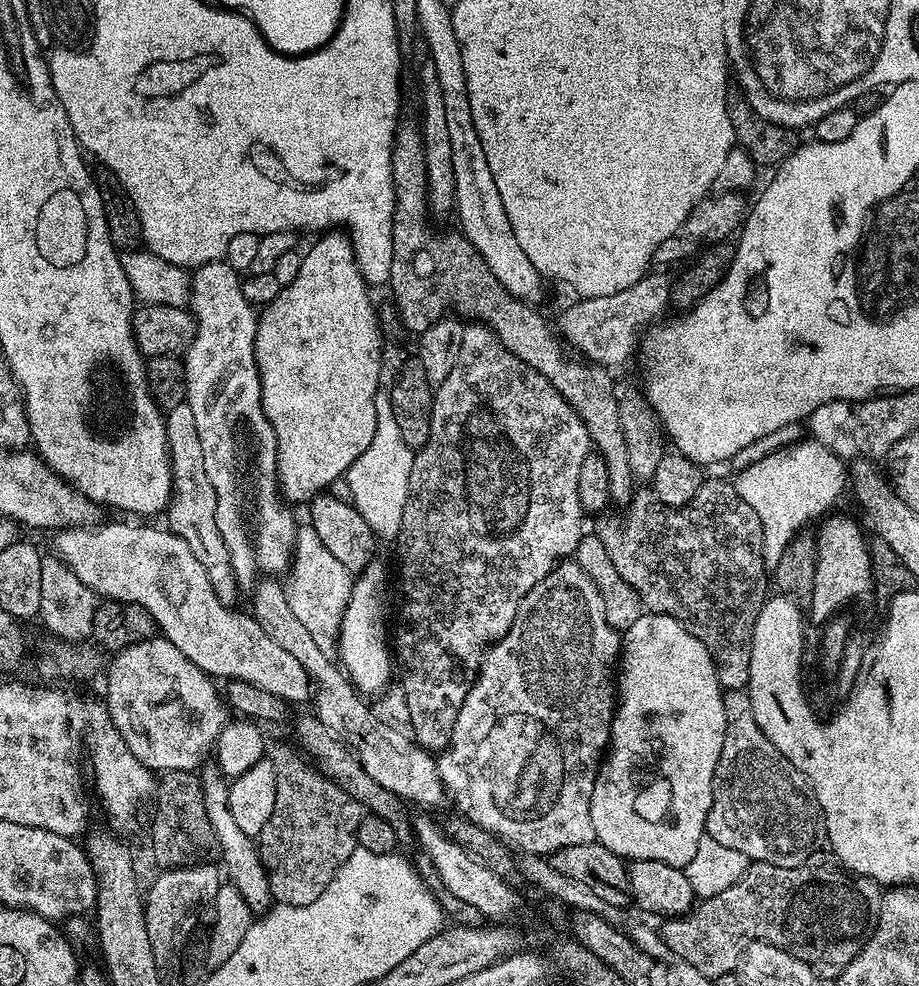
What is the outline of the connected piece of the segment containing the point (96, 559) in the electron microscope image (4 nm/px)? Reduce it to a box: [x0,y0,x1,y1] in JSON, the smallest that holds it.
[55,522,310,706]

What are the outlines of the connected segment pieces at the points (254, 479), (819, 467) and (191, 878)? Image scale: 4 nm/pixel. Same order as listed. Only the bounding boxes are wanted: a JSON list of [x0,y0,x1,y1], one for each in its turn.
[[183,260,298,590],[734,438,850,570],[142,862,222,970]]

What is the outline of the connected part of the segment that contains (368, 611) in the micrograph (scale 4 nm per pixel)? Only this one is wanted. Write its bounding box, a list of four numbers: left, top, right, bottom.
[338,564,394,693]

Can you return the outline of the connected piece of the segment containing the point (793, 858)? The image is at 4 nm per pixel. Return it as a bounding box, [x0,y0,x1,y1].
[706,691,826,868]

